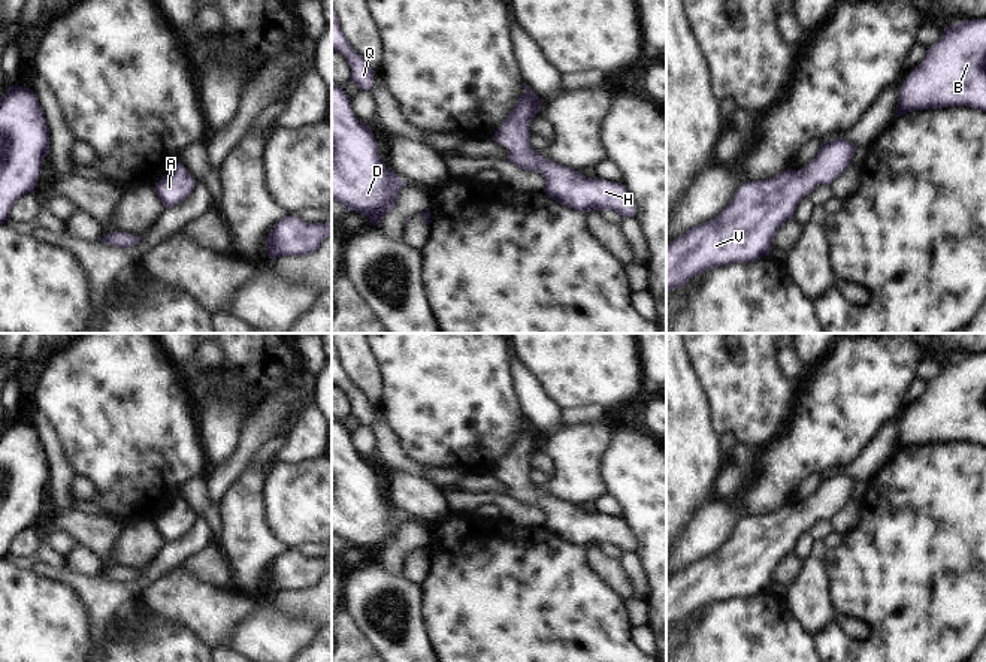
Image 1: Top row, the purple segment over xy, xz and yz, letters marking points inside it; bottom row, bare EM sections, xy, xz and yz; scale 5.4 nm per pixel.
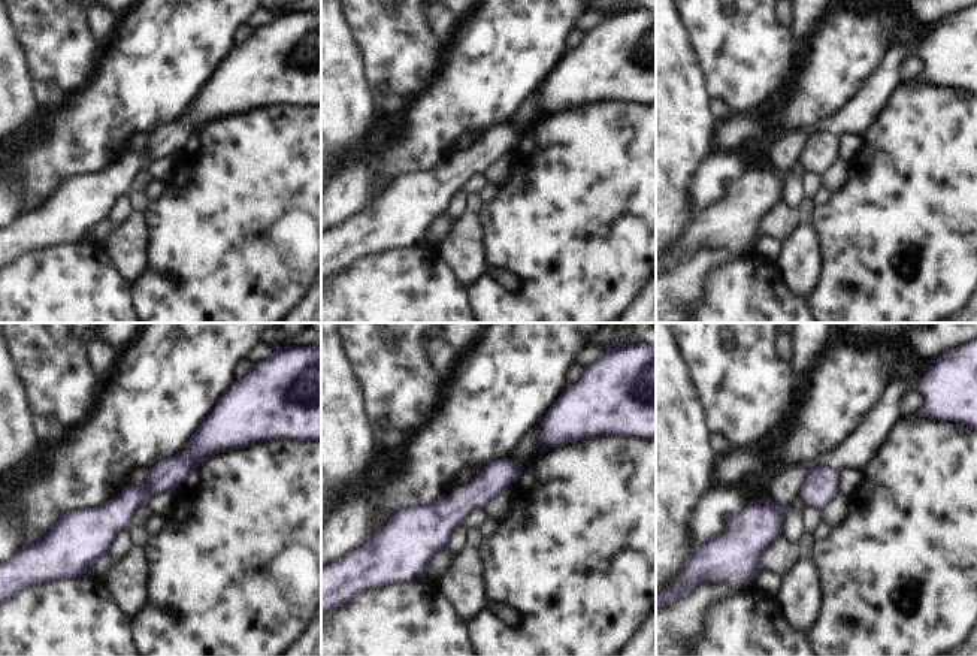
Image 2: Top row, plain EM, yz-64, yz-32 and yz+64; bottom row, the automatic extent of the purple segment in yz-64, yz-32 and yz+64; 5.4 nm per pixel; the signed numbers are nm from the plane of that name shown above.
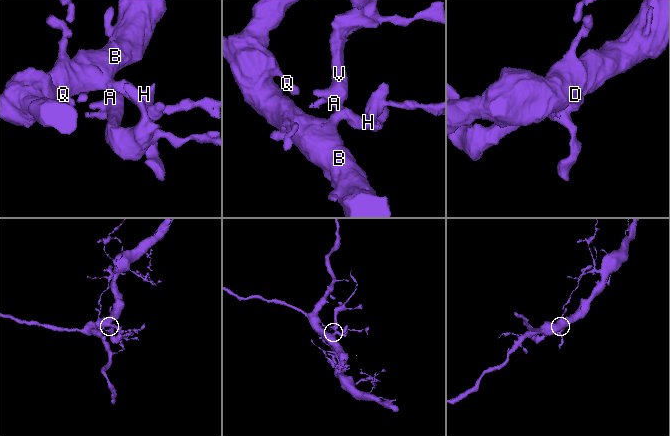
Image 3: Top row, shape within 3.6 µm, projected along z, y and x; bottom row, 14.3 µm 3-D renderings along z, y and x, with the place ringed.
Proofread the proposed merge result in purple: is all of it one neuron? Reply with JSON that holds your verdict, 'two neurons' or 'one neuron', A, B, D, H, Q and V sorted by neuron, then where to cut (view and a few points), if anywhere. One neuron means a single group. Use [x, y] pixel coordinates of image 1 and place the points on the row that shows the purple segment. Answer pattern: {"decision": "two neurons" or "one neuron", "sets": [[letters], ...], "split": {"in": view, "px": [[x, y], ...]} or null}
{"decision": "one neuron", "sets": [["A", "B", "D", "H", "Q", "V"]], "split": null}

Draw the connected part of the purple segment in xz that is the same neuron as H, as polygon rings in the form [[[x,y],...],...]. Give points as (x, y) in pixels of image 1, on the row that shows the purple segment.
[[[524,84],[526,93],[518,99],[514,109],[503,120],[500,127],[493,136],[493,140],[508,146],[508,160],[526,170],[538,170],[545,179],[548,197],[557,203],[578,212],[611,209],[621,218],[635,217],[635,203],[629,196],[627,188],[621,182],[605,181],[602,178],[586,178],[581,172],[544,158],[529,145],[529,124],[539,112],[542,100]]]

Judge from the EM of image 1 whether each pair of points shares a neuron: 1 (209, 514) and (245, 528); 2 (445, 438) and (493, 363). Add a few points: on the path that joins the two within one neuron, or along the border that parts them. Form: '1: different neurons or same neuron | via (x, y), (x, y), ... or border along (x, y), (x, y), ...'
1: different neurons | border along (218, 507), (220, 534), (214, 540)
2: same neuron | via (445, 420), (448, 408), (475, 381)

